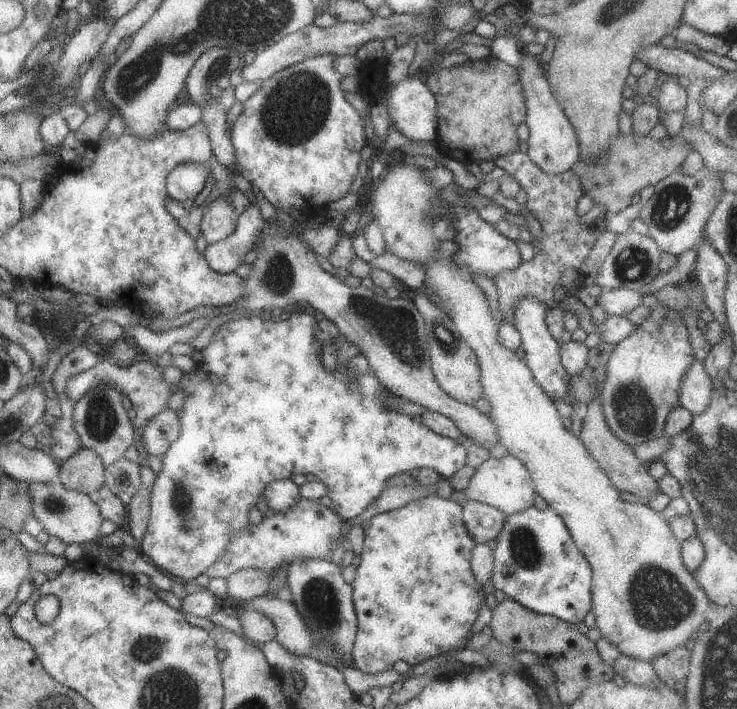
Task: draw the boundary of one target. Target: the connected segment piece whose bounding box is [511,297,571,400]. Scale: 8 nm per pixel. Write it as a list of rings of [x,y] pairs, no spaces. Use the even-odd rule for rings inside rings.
[[[526,297],[515,304],[513,308],[513,319],[511,324],[519,330],[521,336],[521,347],[525,354],[525,363],[531,370],[532,376],[539,387],[544,389],[544,392],[554,399],[559,399],[566,396],[566,384],[570,380],[570,374],[561,363],[559,346],[556,340],[550,335],[548,326],[546,325],[546,312],[552,305],[540,302],[539,300]]]

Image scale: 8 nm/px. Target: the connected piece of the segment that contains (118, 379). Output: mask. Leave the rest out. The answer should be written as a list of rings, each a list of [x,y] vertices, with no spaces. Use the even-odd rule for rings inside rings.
[[[101,360],[96,366],[70,377],[67,382],[66,392],[75,403],[80,400],[81,396],[84,396],[84,393],[101,383],[113,385],[119,393],[130,398],[133,409],[136,411],[133,426],[138,428],[138,426],[148,424],[148,421],[159,412],[165,411],[168,408],[168,399],[175,392],[175,385],[164,381],[162,377],[163,370],[153,361],[134,361],[128,367],[120,367],[118,364],[111,364],[107,360]]]

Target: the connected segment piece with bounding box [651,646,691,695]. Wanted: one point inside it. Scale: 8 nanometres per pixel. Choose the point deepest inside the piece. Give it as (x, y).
(672, 668)

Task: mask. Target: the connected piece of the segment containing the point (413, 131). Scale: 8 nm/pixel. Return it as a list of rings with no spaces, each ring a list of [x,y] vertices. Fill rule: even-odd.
[[[403,78],[399,83],[385,85],[388,90],[384,91],[387,96],[388,114],[390,125],[394,126],[412,141],[429,140],[435,142],[437,138],[437,98],[436,95],[418,78]]]

